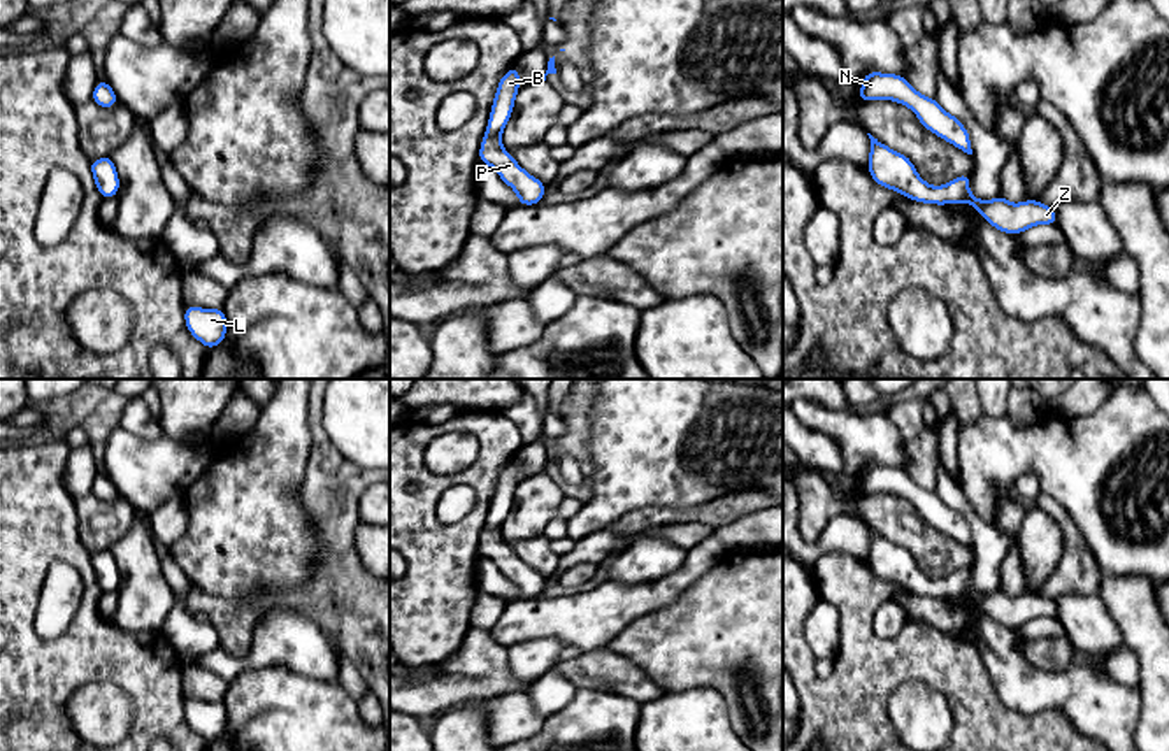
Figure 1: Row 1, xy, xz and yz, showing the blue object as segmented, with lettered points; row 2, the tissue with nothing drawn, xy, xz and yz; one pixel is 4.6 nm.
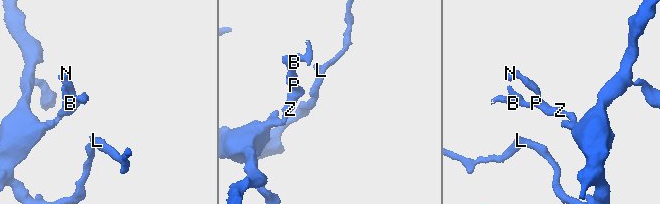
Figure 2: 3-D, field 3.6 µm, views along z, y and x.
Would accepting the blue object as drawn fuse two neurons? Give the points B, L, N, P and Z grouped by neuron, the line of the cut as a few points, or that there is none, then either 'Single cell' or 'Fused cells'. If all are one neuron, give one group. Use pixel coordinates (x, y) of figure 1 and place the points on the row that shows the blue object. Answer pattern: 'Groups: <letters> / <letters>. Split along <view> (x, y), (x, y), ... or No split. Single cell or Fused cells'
Groups: B L N P Z. No split. Single cell

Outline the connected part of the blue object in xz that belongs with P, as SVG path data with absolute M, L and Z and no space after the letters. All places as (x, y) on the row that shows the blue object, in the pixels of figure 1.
M513 67L497 86L490 121L479 147L479 161L490 165L514 190L520 205L537 205L546 195L546 184L521 168L502 146L502 130L513 114L518 91L520 70Z

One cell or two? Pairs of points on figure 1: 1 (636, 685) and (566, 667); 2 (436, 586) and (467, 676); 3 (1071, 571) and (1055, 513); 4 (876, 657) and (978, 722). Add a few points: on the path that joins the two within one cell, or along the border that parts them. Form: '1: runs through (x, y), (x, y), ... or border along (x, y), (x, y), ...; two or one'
1: runs through (618, 674), (604, 669), (583, 669); one
2: border along (473, 627), (451, 657); two
3: runs through (1071, 557), (1068, 527); one
4: runs through (904, 658), (925, 658), (961, 693); one

